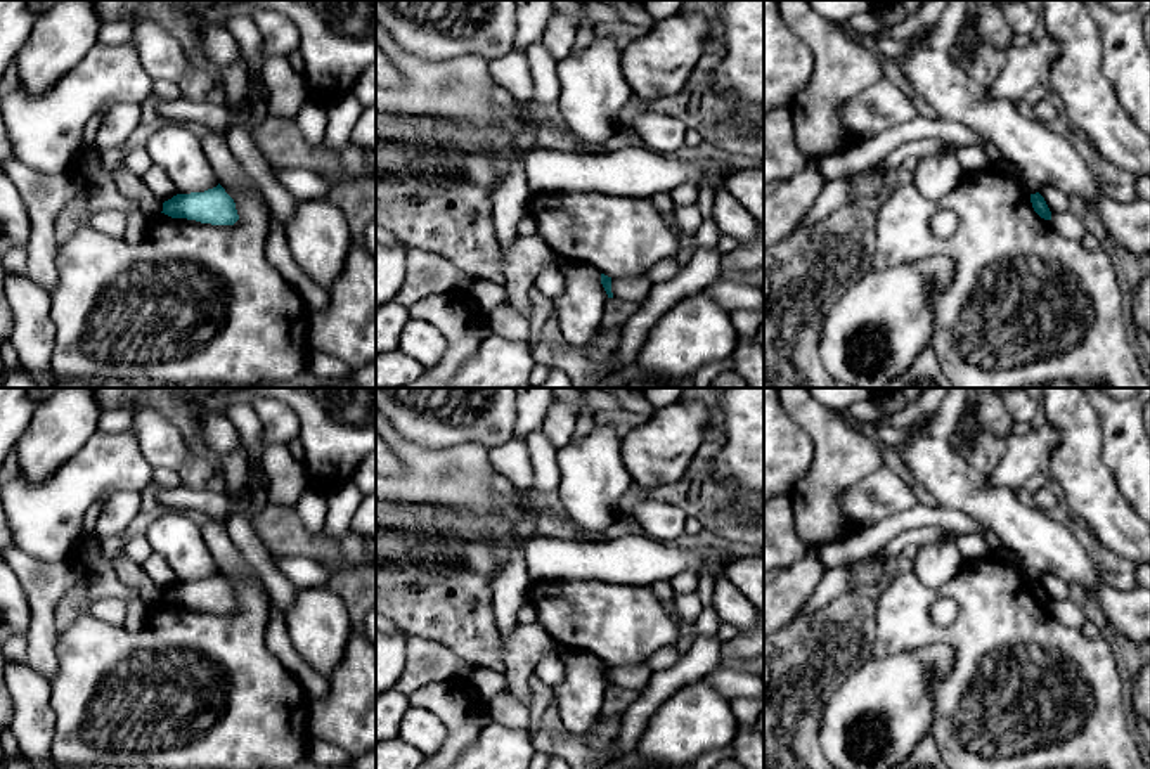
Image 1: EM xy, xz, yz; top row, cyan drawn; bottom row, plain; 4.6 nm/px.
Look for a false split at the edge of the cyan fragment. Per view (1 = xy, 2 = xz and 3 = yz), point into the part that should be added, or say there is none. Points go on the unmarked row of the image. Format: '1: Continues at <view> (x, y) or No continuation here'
1: No continuation here
2: No continuation here
3: No continuation here

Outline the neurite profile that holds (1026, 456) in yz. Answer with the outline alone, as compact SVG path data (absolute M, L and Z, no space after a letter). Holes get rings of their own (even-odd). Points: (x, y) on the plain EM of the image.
M1048 421L1025 436L1008 436L1001 462L985 476L987 487L1018 492L1032 475L1048 469L1056 443L1058 433Z

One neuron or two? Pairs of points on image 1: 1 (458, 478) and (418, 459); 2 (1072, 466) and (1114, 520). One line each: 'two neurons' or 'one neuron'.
1: one neuron
2: one neuron

